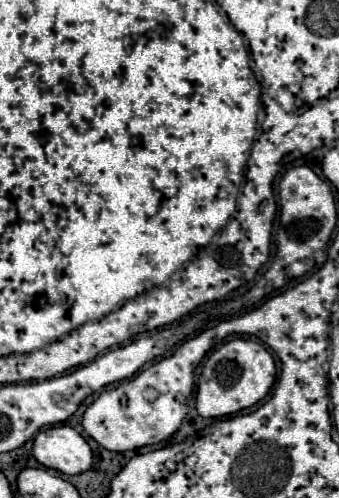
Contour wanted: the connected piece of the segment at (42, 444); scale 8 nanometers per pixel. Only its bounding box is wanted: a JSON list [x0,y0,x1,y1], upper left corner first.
[34,426,92,474]

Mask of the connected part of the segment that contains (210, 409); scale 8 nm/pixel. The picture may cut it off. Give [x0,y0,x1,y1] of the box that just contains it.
[196,338,276,418]

